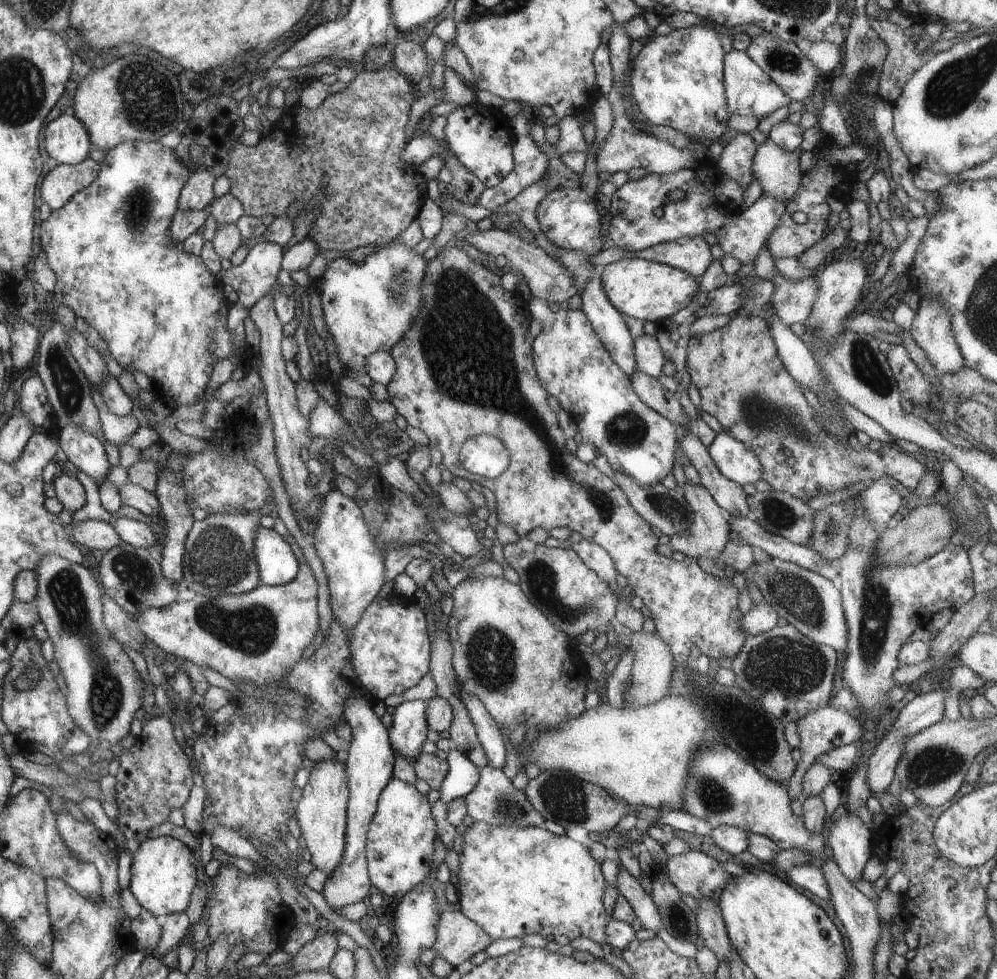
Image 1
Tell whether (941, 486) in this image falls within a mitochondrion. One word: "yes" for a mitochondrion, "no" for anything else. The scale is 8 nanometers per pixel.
no

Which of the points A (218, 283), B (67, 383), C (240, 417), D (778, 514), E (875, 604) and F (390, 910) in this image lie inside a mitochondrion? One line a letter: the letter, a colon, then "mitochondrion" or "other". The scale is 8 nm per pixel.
A: other
B: mitochondrion
C: other
D: mitochondrion
E: mitochondrion
F: other

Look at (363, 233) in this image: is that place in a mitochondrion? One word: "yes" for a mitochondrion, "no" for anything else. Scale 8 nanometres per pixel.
no

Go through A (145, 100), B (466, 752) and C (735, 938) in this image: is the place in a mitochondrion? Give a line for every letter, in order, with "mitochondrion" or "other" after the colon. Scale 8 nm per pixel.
A: mitochondrion
B: other
C: other

